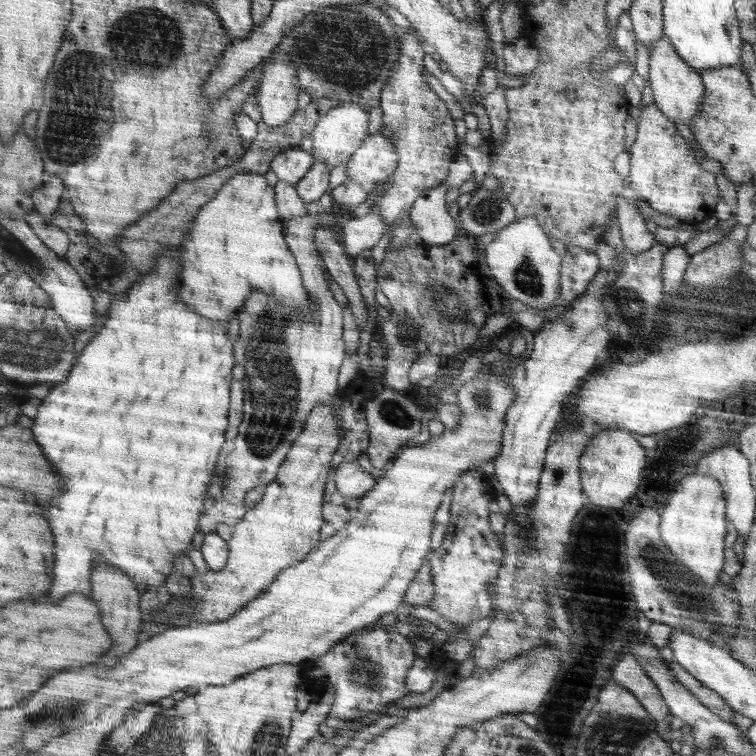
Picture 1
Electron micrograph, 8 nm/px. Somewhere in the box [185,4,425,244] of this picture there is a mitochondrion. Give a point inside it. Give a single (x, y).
(348, 50)

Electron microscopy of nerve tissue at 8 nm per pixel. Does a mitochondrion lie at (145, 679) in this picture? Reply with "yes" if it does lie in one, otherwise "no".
no

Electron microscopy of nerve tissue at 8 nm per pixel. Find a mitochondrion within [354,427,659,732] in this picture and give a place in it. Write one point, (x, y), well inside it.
(581, 683)

